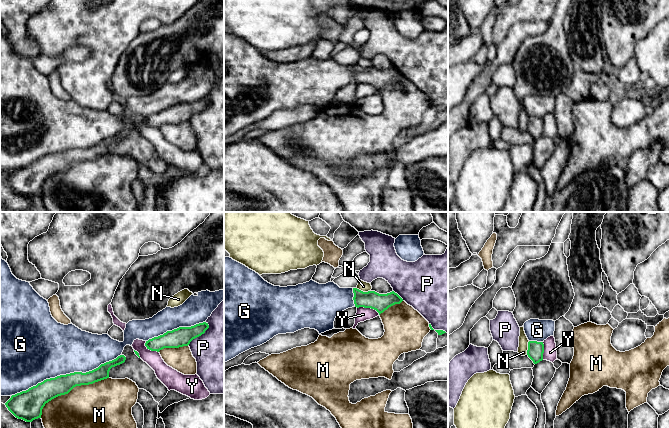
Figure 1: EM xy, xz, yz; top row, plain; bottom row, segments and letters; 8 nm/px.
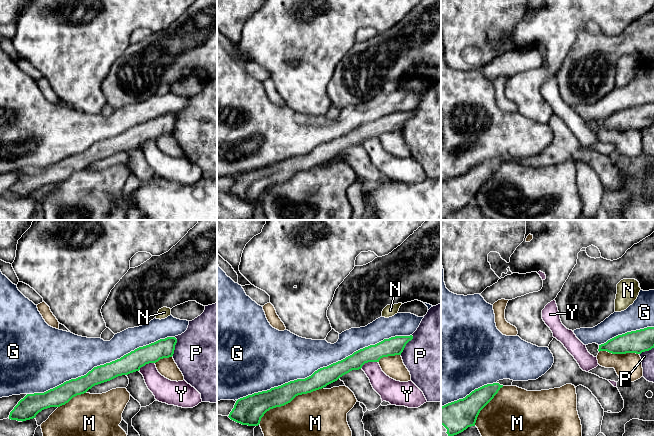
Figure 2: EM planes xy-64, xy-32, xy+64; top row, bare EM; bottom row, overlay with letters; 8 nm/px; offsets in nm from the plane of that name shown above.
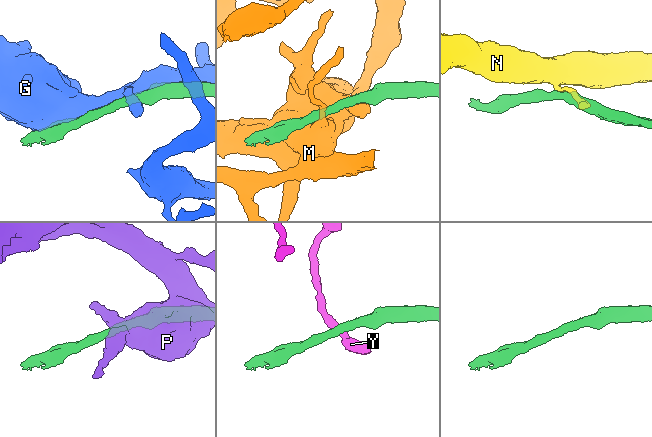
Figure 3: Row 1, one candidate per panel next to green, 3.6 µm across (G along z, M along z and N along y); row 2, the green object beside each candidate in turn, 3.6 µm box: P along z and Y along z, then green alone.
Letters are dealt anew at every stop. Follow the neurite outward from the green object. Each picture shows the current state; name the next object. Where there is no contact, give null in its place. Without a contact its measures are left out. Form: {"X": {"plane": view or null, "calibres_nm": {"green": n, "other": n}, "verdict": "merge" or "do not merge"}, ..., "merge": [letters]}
{"G": {"plane": "xy", "calibres_nm": {"green": 170, "other": 460}, "verdict": "do not merge"}, "M": {"plane": "xy", "calibres_nm": {"green": 170, "other": 360}, "verdict": "do not merge"}, "N": {"plane": "xz", "calibres_nm": {"green": 140, "other": 80}, "verdict": "do not merge"}, "P": {"plane": "xy", "calibres_nm": {"green": 160, "other": 460}, "verdict": "do not merge"}, "Y": {"plane": "xz", "calibres_nm": {"green": 140, "other": 110}, "verdict": "do not merge"}, "merge": []}

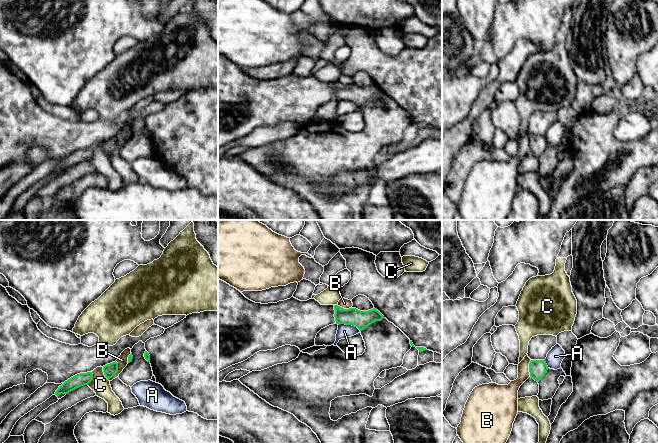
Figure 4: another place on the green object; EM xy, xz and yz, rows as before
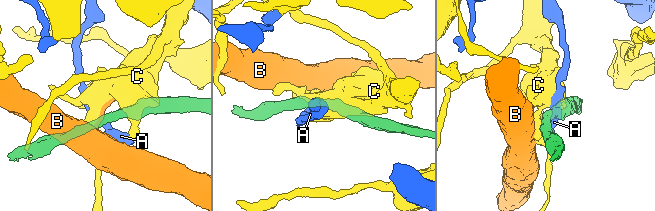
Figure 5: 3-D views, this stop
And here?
{"A": {"plane": "xz", "calibres_nm": {"green": 140, "other": 110}, "verdict": "do not merge"}, "B": {"plane": "xy", "calibres_nm": {"green": 100, "other": 90}, "verdict": "do not merge"}, "C": {"plane": "xy", "calibres_nm": {"green": 100, "other": 150}, "verdict": "do not merge"}, "merge": []}

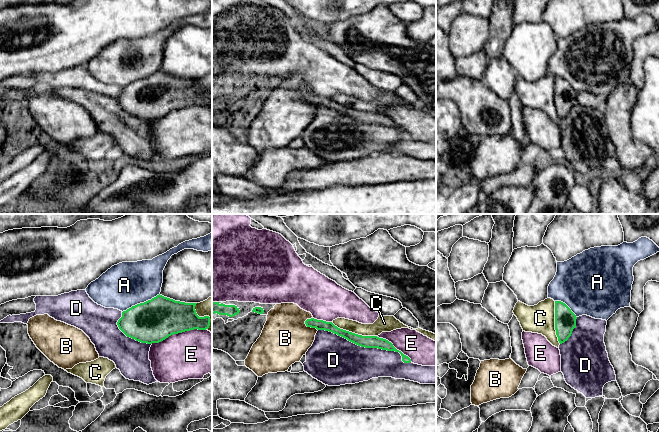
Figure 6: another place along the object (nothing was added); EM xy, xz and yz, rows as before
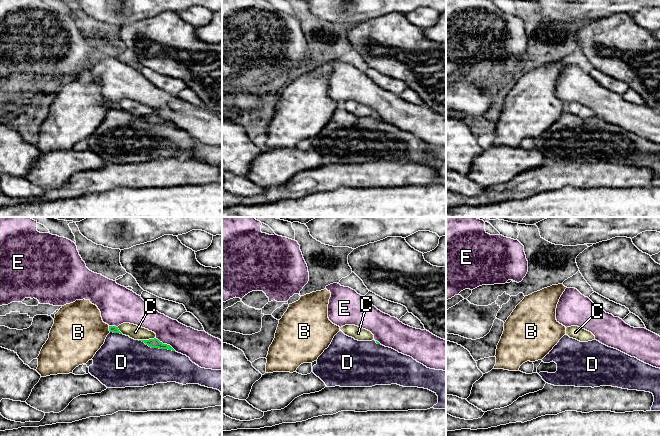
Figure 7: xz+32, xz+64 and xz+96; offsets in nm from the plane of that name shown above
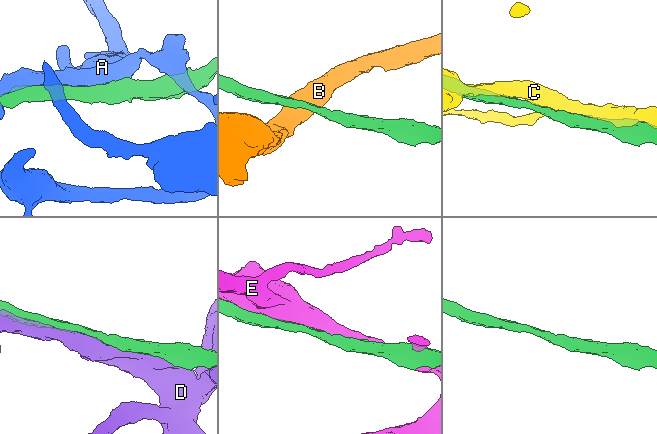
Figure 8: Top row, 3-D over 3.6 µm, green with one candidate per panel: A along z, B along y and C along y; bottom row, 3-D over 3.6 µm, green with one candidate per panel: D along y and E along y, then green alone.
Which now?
{"A": {"plane": "xy", "calibres_nm": {"green": 340, "other": 360}, "verdict": "do not merge"}, "B": {"plane": "xz", "calibres_nm": {"green": 80, "other": 400}, "verdict": "do not merge"}, "C": {"plane": "xz", "calibres_nm": {"green": 100, "other": 130}, "verdict": "do not merge"}, "D": {"plane": "xz", "calibres_nm": {"green": 100, "other": 360}, "verdict": "merge"}, "E": {"plane": "xy", "calibres_nm": {"green": 340, "other": 380}, "verdict": "do not merge"}, "merge": ["D"]}

